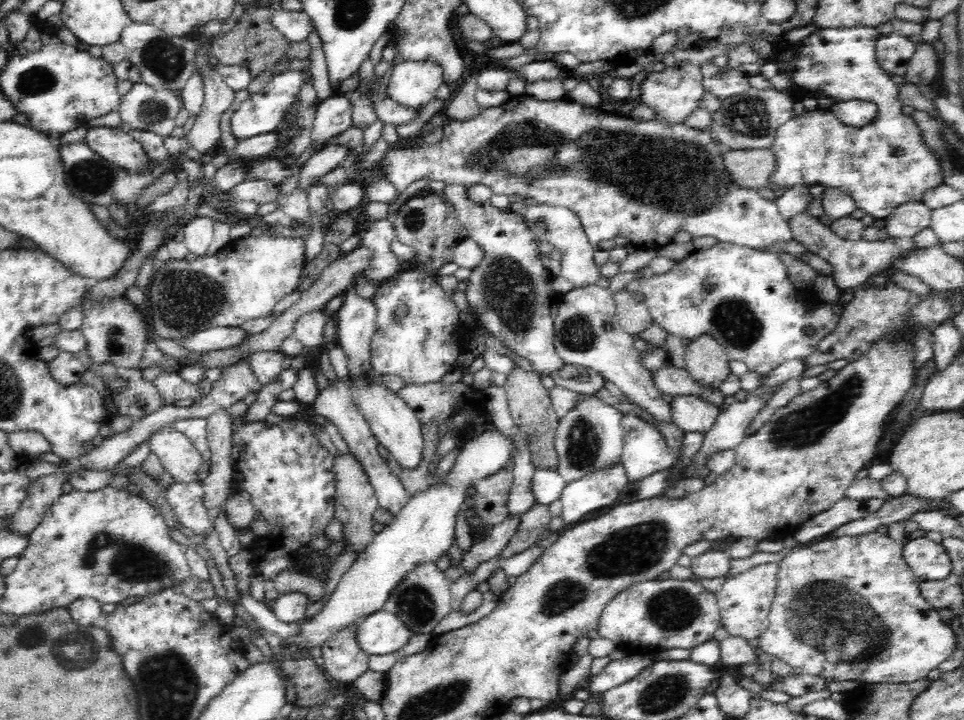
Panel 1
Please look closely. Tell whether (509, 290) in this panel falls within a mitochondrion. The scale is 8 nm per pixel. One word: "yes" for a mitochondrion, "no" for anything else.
yes

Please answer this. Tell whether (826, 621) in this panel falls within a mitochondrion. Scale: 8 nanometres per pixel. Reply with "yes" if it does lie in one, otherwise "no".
yes

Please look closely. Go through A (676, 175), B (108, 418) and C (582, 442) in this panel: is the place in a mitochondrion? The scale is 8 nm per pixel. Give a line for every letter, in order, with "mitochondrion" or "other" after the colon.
A: mitochondrion
B: other
C: mitochondrion

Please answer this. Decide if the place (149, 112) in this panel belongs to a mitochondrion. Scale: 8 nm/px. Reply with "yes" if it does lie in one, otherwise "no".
yes

